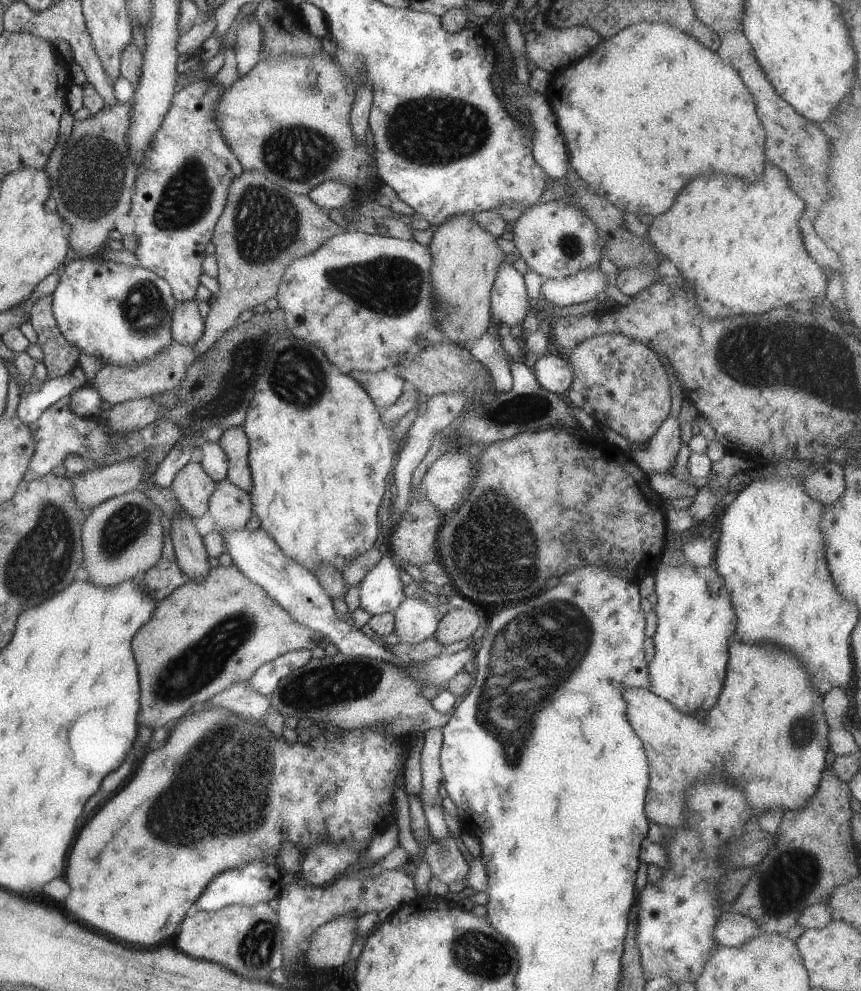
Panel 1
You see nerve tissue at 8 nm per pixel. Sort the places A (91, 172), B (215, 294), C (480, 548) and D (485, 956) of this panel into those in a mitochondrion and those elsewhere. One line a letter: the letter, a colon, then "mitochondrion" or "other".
A: mitochondrion
B: other
C: mitochondrion
D: mitochondrion

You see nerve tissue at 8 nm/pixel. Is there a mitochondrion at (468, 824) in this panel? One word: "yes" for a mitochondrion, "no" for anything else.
no

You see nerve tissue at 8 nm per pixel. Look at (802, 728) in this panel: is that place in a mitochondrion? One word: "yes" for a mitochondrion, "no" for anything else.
yes

